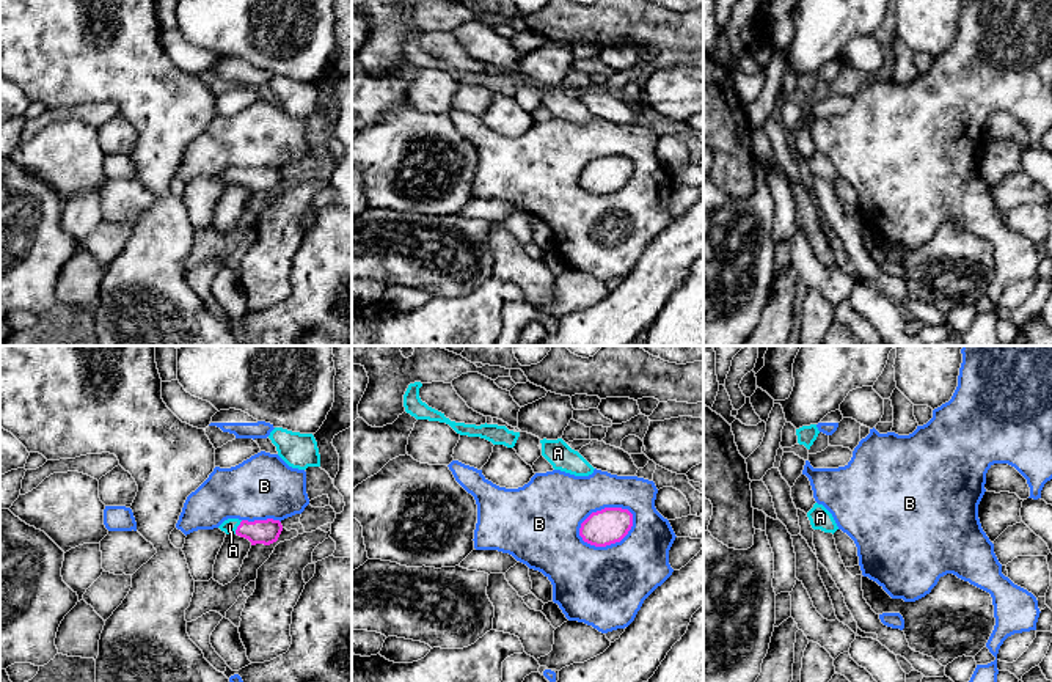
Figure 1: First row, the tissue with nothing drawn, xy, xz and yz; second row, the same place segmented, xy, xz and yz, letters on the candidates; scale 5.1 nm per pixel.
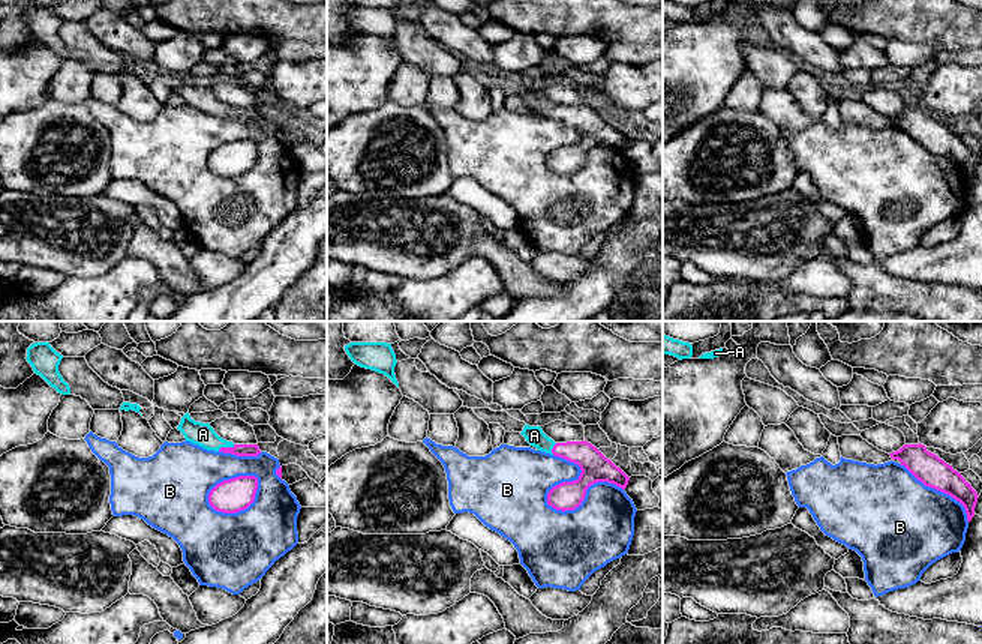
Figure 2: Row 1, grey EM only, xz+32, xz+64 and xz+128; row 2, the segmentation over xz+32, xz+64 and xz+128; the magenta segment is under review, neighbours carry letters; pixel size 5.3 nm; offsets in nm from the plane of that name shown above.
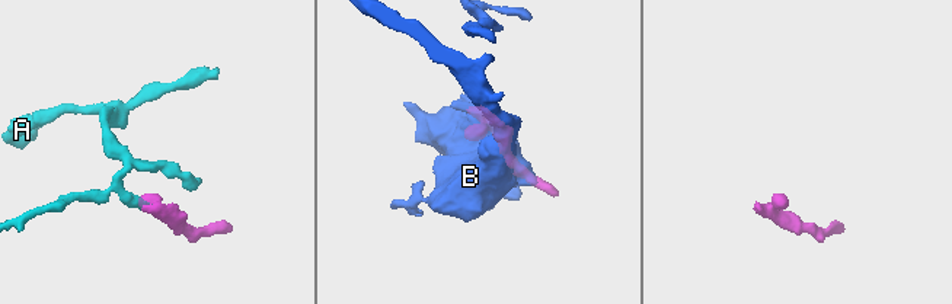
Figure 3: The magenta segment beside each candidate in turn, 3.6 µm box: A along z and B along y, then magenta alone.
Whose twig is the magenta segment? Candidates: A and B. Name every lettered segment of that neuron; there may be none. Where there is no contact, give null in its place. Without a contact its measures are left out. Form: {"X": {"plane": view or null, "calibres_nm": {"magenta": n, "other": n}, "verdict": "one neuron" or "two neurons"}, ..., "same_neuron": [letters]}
{"A": {"plane": "xy", "calibres_nm": {"magenta": 130, "other": 70}, "verdict": "one neuron"}, "B": {"plane": "xz", "calibres_nm": {"magenta": 190, "other": 340}, "verdict": "two neurons"}, "same_neuron": ["A"]}

